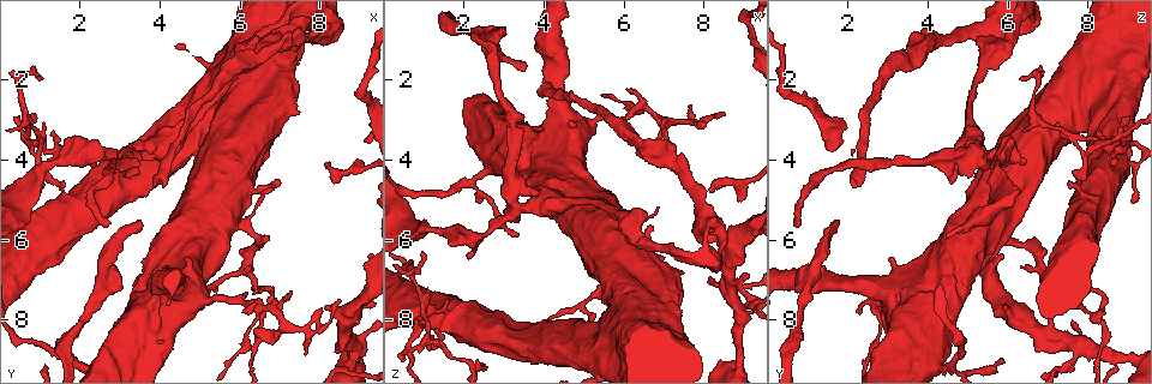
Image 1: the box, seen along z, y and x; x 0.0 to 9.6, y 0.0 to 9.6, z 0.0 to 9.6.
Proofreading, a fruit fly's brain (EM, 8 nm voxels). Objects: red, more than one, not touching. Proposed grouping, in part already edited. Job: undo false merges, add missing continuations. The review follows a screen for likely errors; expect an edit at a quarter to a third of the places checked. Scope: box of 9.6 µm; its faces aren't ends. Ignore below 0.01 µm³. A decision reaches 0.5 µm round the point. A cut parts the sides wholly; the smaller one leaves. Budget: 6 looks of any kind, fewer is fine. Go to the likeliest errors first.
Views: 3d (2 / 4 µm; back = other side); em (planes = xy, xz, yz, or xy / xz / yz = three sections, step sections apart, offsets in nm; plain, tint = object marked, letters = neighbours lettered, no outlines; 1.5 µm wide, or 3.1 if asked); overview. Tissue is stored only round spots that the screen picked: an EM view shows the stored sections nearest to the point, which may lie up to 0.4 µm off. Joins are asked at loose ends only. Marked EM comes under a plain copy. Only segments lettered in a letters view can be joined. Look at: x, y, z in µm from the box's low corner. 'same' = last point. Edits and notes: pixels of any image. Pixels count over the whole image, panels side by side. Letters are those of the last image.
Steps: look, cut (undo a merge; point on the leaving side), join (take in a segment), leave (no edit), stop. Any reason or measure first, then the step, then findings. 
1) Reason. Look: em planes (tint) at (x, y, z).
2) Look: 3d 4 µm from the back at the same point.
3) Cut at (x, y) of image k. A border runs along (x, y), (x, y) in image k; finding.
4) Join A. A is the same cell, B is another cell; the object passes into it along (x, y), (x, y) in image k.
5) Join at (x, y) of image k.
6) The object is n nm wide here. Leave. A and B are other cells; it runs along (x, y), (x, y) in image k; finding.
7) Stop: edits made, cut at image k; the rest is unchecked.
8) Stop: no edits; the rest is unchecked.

Branch stops here. Look: 3d 4 µm at (6.55, 1.15, 5.35).

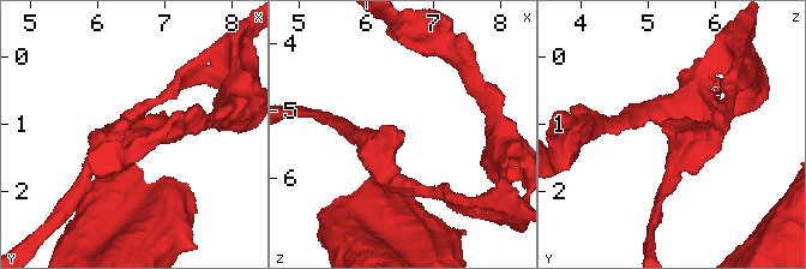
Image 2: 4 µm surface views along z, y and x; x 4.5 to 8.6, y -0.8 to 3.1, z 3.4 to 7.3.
Need the tissue. Look: em planes (letters) at (6.55, 1.15, 5.30).

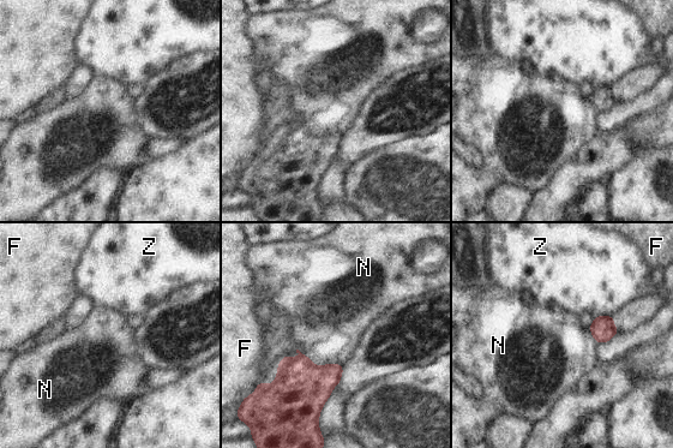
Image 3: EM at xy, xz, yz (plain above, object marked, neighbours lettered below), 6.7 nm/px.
The longest contact is with N, 340 nm. Leave. F, N and Z are other cells; none of them fits.

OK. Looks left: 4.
A fork. Look: em yz step 8 (letters) at (3.30, 3.70, 5.20).

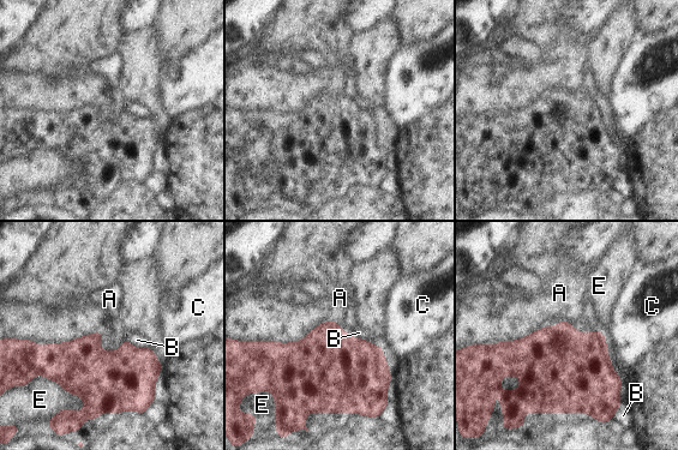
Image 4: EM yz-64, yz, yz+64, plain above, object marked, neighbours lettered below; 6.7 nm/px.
Leave. A, B, C and E are other cells; a border runs along (565, 318), (572, 326), (584, 332) in image 4; one cell here.

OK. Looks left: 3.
Branch stops here. Look: em planes (tint) at (8.00, 7.75, 3.10).

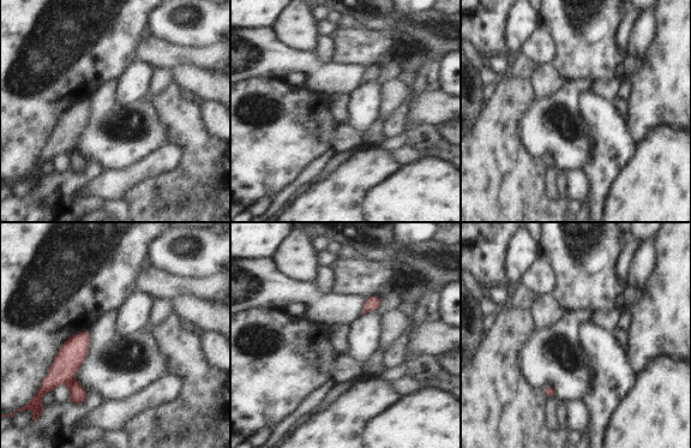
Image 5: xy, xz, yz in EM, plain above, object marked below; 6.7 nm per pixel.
See the neighbours. Look: em planes (letters) at the same point.

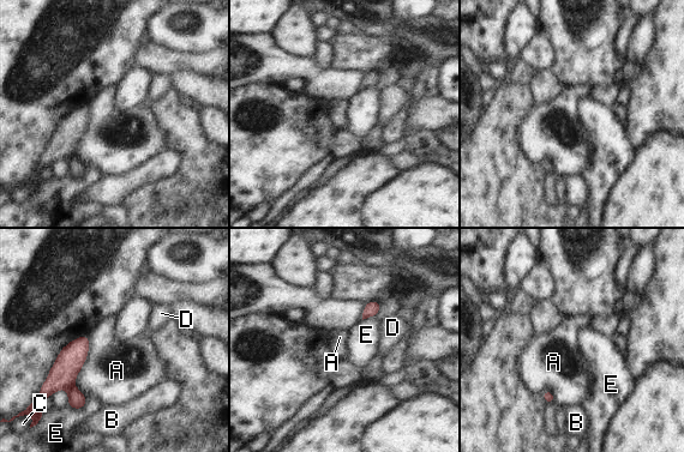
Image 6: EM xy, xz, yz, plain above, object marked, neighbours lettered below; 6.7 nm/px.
The object is 180 nm wide here. Leave. A, B, C, D and E are other cells; a border runs along (89, 345), (73, 383), (85, 397) in image 6; none of them fits.

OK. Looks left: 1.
Stop: no edits; the rest is unchecked.

